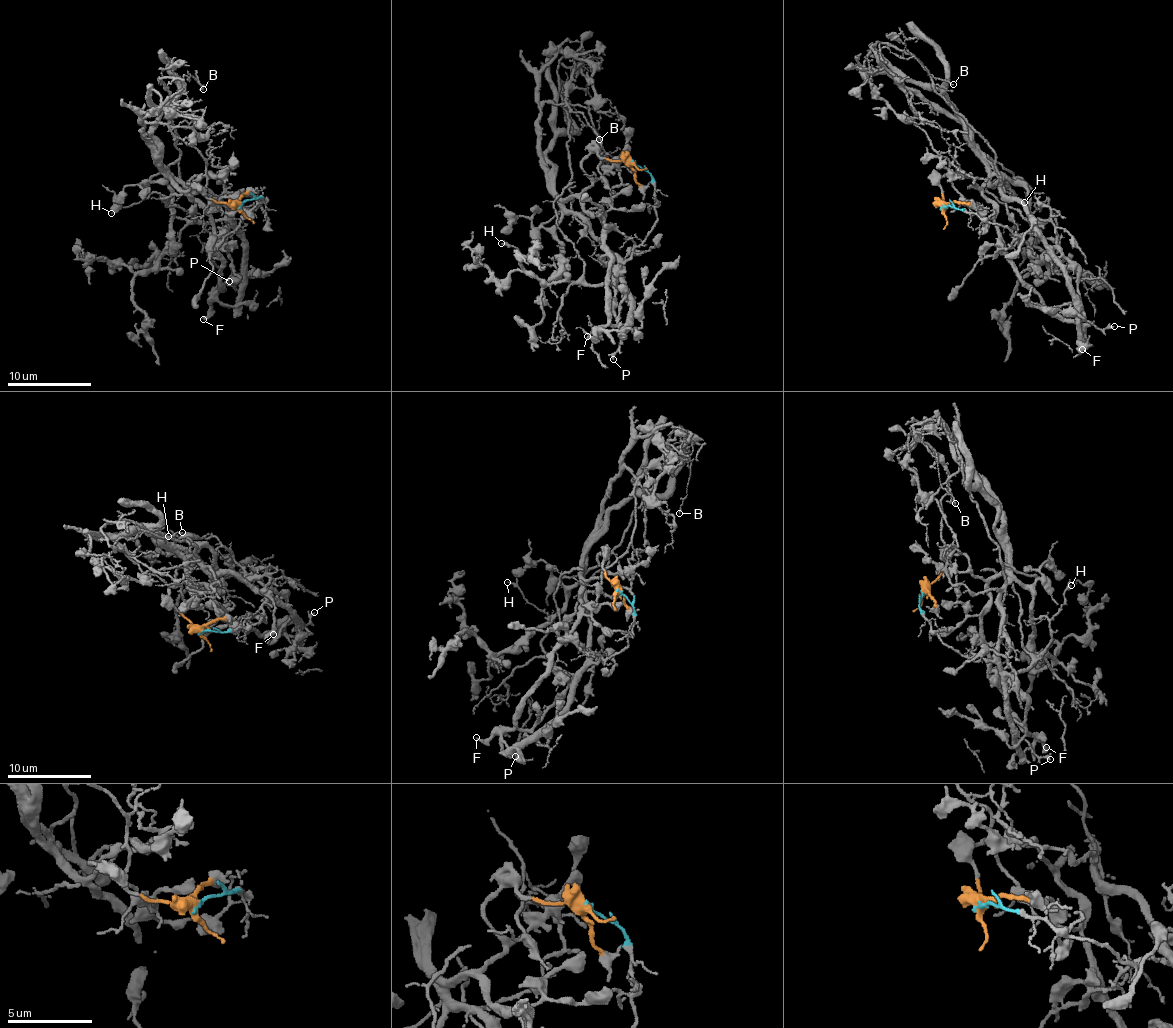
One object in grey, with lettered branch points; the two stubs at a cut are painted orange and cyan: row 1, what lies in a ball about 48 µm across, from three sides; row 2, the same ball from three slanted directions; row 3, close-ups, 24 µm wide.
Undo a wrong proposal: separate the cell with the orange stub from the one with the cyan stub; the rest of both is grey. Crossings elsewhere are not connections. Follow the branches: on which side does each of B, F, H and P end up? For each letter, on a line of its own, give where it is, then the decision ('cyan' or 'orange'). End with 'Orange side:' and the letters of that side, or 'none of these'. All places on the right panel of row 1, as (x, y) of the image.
B: (953, 84) | orange
F: (1082, 349) | orange
H: (1024, 202) | cyan
P: (1114, 326) | cyan
Orange side: B, F

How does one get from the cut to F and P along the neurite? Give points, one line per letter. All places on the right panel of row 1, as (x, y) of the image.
F: (944, 207), (939, 179), (972, 179), (994, 207), (1000, 250), (1048, 310), (1086, 335), (1082, 349)
P: (944, 207), (977, 213), (1015, 235), (1032, 233), (1041, 239), (1066, 278), (1075, 317), (1100, 329), (1113, 325)

